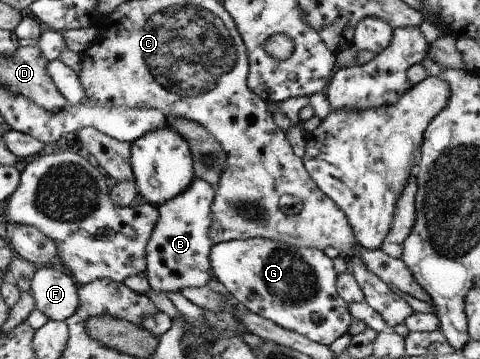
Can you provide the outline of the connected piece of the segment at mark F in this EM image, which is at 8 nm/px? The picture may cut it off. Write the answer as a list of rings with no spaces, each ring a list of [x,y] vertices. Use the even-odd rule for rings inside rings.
[[[38,268],[31,280],[31,292],[36,308],[49,319],[64,321],[79,305],[78,284],[63,268]]]

